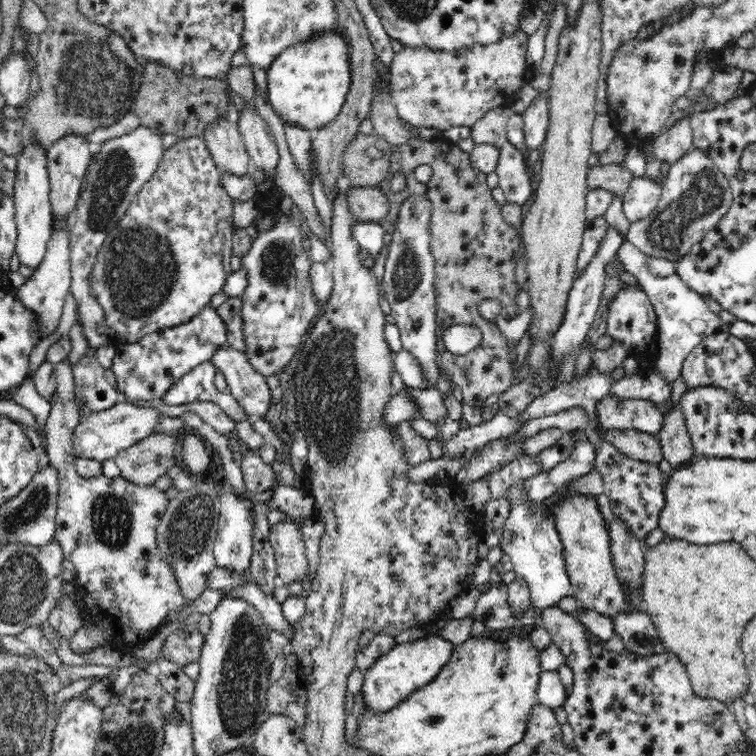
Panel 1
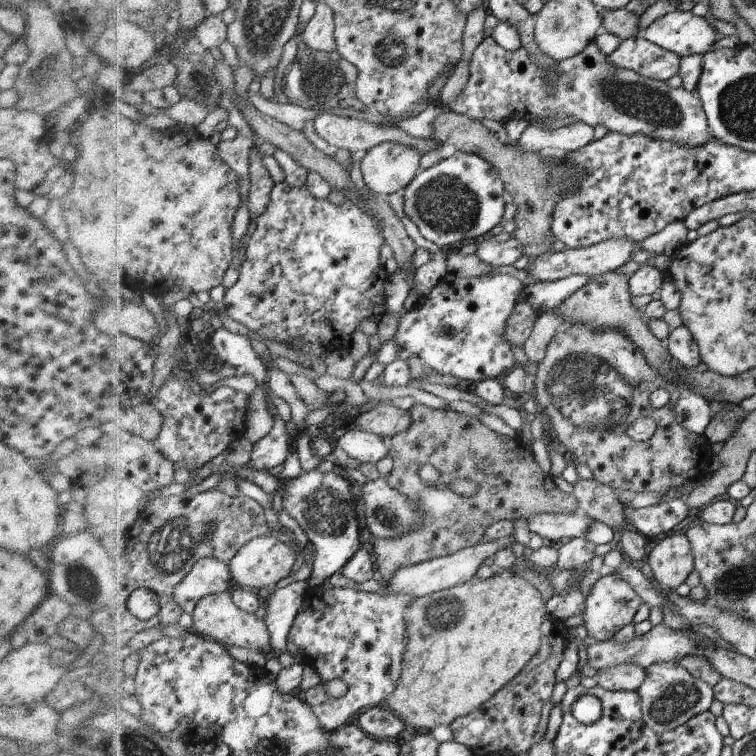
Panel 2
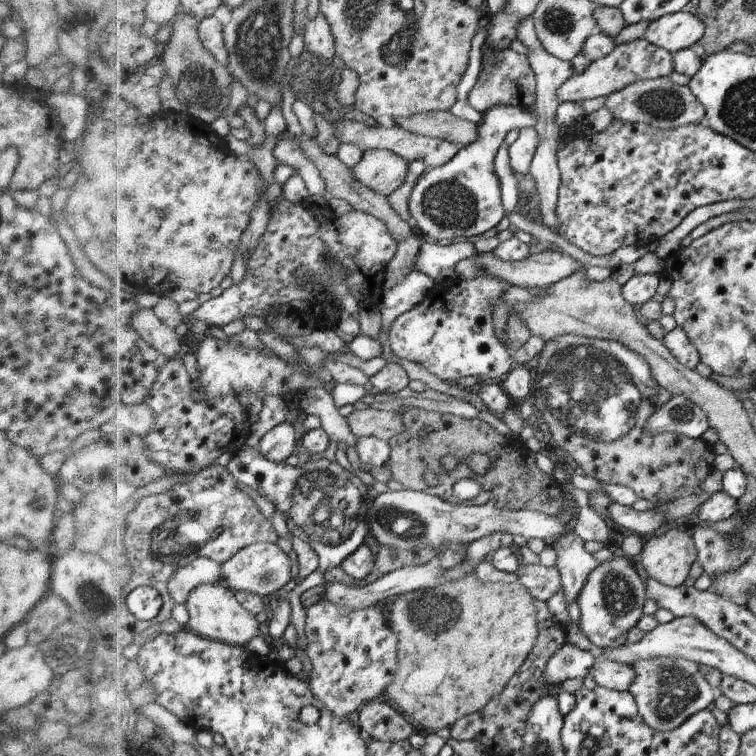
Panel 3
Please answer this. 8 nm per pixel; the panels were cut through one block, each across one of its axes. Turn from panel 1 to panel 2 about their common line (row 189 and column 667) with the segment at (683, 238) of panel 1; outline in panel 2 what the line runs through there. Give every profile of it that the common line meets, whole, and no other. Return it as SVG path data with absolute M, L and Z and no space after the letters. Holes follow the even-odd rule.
M667 661L653 663L648 668L648 677L644 680L642 687L636 691L642 698L643 719L652 731L659 734L675 730L696 717L700 712L704 713L712 704L713 688L706 682L686 671L681 665Z

